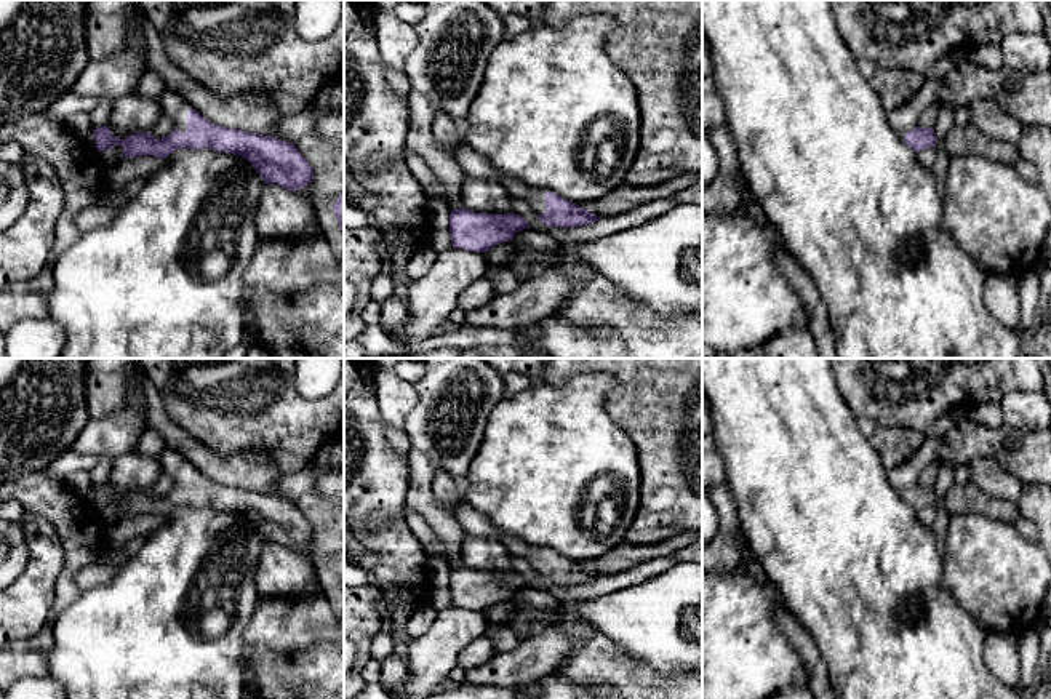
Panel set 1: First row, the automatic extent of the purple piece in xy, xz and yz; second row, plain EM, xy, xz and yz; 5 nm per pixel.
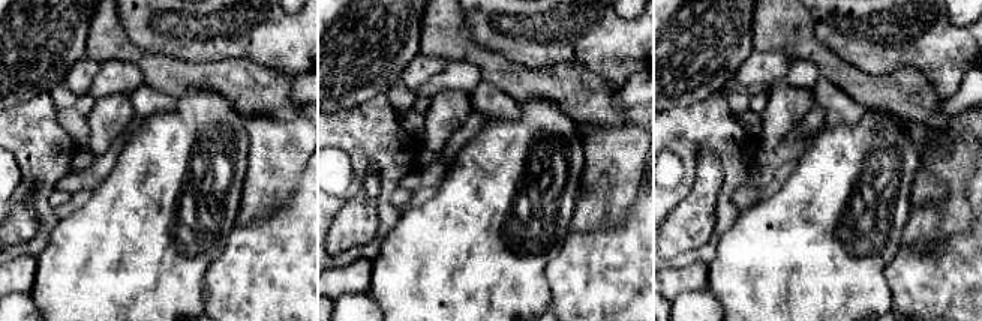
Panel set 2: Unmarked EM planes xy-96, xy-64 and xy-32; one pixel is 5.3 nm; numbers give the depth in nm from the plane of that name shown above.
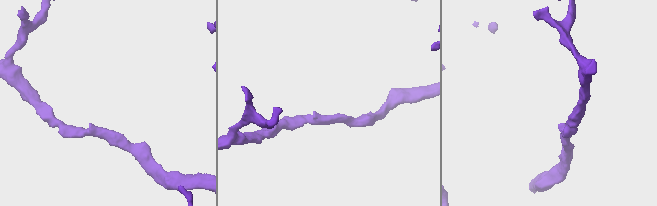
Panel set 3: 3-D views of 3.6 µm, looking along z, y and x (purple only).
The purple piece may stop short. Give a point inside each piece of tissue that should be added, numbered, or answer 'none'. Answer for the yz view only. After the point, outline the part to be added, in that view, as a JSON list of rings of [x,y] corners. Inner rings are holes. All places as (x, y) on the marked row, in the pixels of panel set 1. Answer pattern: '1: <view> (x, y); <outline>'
1: yz (903, 119); [[[926,78],[921,88],[902,106],[888,110],[891,130],[904,141],[905,134],[917,128],[921,114],[939,101],[944,80]]]

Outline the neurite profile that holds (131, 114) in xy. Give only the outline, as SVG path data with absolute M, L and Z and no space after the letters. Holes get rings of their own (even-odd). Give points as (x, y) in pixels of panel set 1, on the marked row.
M134 93L112 102L107 128L117 139L126 139L136 133L149 133L162 118L158 99L149 99Z

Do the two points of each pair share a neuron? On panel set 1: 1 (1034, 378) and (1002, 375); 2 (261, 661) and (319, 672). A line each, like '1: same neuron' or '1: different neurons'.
1: same neuron
2: same neuron

